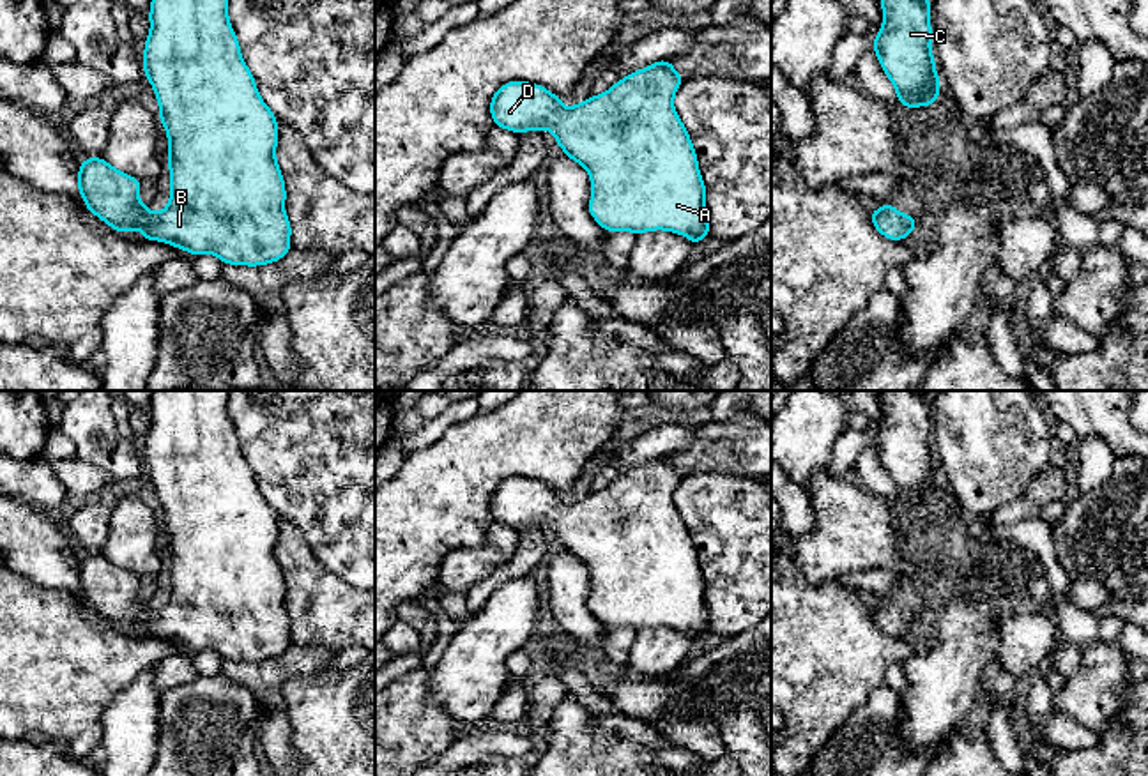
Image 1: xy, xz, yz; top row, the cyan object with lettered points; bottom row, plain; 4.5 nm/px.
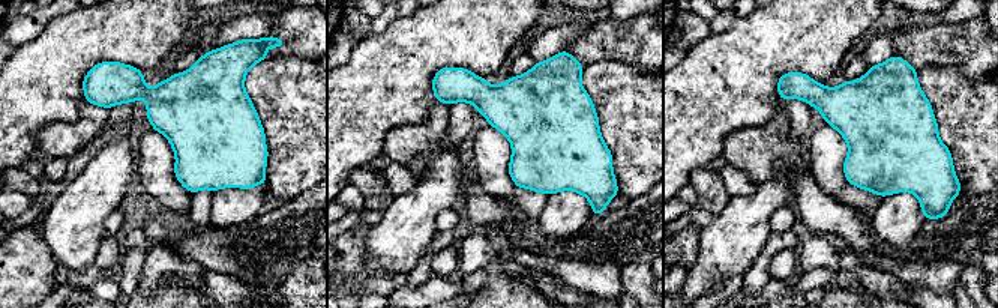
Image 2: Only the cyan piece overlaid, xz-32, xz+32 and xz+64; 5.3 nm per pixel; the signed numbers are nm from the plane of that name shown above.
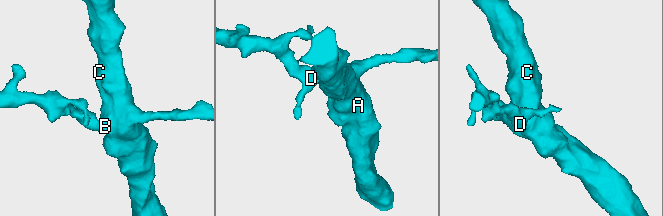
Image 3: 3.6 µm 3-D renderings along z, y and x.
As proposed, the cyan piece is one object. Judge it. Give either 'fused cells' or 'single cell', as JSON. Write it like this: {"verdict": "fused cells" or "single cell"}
{"verdict": "single cell"}

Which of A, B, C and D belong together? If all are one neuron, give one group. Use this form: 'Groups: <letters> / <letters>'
Groups: A B C D

